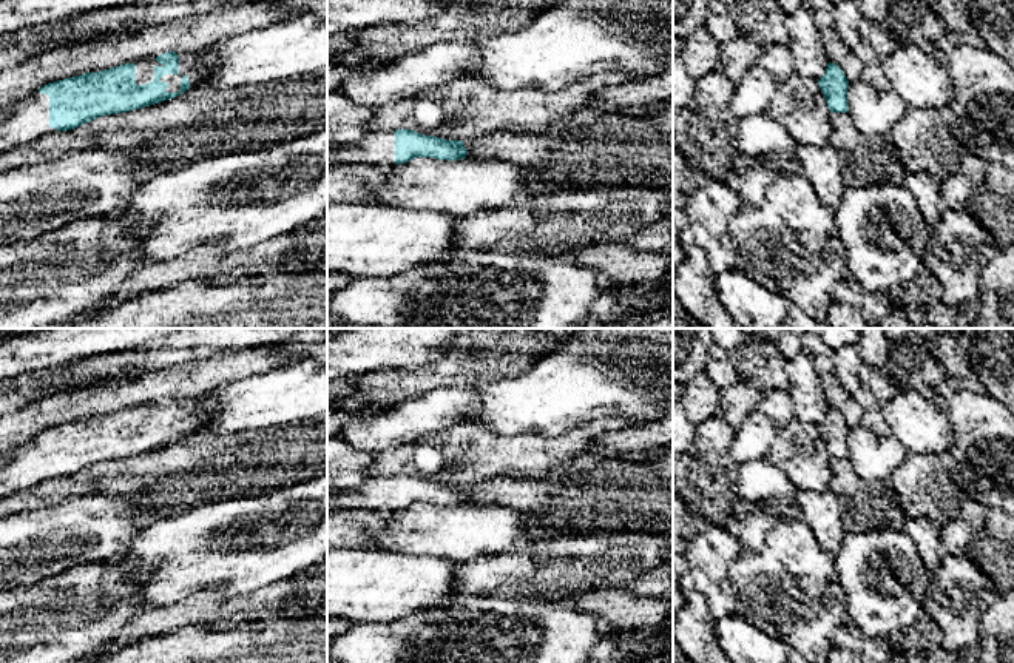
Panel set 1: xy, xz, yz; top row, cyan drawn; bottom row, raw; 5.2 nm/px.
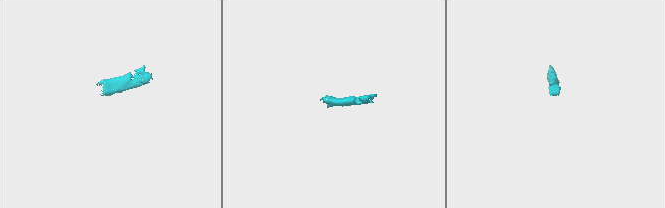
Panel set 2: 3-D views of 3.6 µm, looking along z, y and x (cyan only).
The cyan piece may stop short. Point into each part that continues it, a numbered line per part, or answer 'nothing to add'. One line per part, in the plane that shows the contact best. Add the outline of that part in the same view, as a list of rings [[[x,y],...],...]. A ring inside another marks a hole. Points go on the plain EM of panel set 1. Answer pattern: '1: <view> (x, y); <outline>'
1: xy (189, 407); [[[213,392],[204,393],[196,398],[184,398],[179,401],[179,418],[177,419],[165,419],[161,427],[167,427],[167,438],[179,438],[182,422],[187,421],[190,426],[190,432],[199,429],[205,419],[207,413],[199,407],[202,401],[211,396]]]
2: xy (27, 466); [[[37,436],[0,455],[0,500],[52,476],[57,475],[49,472],[49,441]]]

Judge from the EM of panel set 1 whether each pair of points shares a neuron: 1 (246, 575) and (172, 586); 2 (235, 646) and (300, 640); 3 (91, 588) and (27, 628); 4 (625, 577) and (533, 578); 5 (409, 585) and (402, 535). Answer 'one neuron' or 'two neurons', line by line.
1: one neuron
2: one neuron
3: one neuron
4: one neuron
5: two neurons

